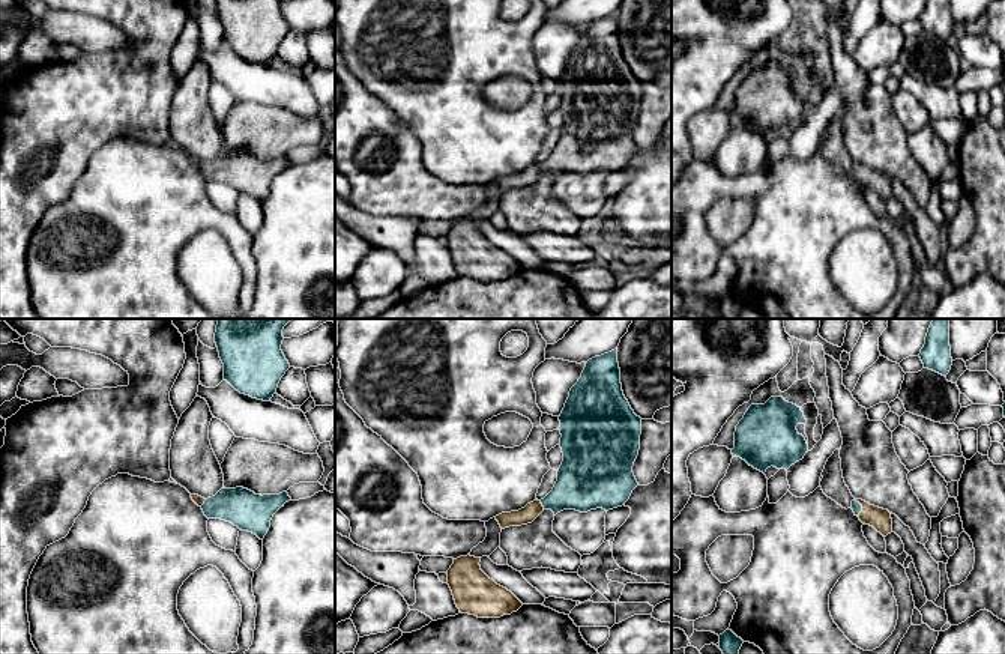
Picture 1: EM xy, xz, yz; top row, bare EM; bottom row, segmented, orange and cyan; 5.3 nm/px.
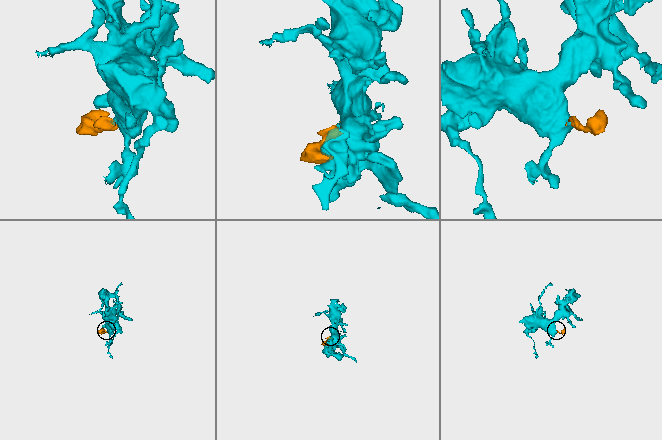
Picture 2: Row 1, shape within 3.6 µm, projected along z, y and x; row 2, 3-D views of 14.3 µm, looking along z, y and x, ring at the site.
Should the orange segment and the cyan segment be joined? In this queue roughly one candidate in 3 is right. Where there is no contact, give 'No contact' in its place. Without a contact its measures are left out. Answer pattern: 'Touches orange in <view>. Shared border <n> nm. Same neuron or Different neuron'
Touches orange in xz. Shared border 50 nm. Same neuron

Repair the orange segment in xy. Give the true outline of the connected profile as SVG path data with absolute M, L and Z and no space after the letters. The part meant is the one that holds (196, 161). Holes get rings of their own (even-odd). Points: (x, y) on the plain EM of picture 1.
M224 150L207 162L198 158L191 161L207 182L230 185L242 194L255 197L260 203L267 197L273 177L291 164L287 155L261 159L243 150Z

